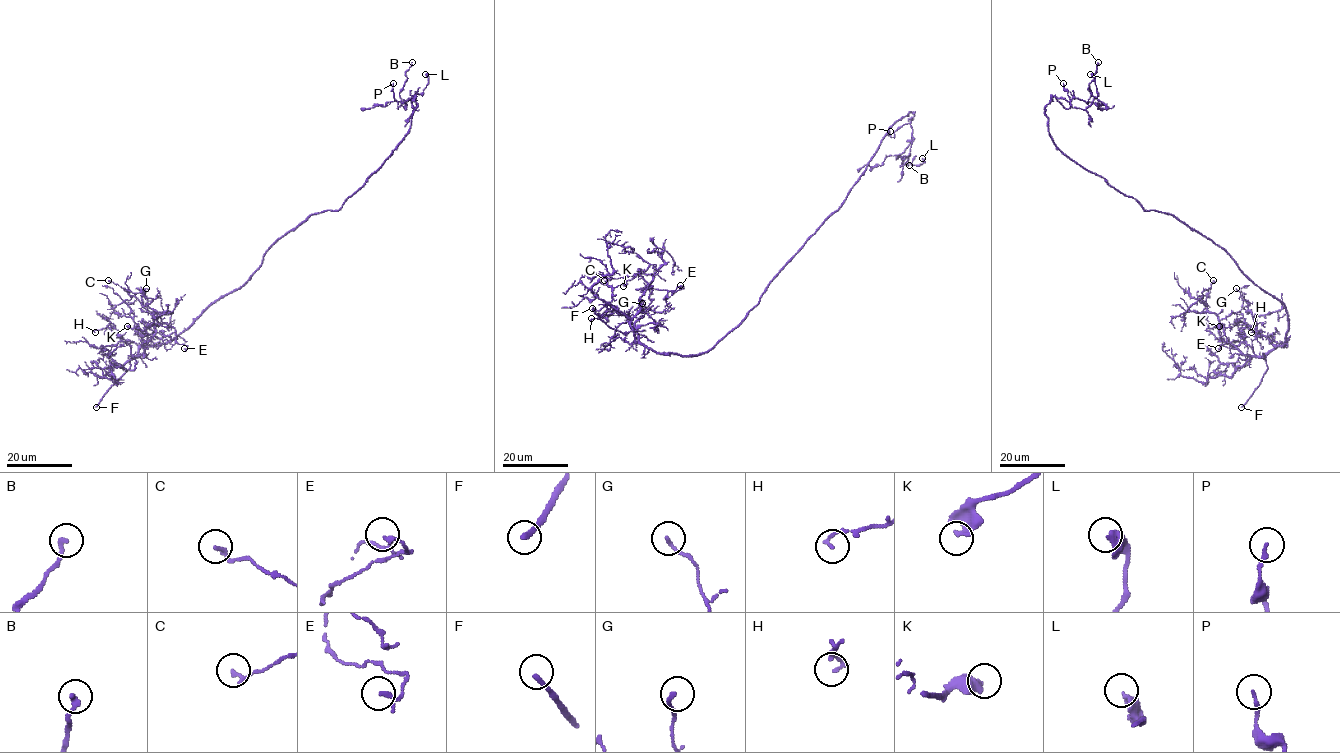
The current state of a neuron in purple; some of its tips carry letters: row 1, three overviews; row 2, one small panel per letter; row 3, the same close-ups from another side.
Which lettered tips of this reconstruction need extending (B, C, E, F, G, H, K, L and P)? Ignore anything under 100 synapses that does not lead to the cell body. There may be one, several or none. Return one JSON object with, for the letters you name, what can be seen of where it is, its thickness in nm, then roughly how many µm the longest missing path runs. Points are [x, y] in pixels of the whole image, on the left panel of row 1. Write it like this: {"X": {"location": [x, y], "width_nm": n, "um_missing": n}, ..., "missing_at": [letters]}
{"F": {"location": [96, 407], "width_nm": 200, "um_missing": 35}, "missing_at": ["F"]}

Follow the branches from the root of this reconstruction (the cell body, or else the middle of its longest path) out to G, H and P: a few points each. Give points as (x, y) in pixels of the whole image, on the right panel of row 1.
G: (1220, 247), (1284, 305), (1284, 345), (1262, 356), (1246, 356), (1222, 338), (1219, 320), (1242, 309), (1236, 288)
H: (1220, 247), (1286, 310), (1284, 345), (1256, 356), (1239, 329), (1247, 324), (1255, 327), (1251, 332)
P: (1220, 247), (1171, 214), (1145, 210), (1056, 145), (1045, 107), (1053, 97), (1070, 107), (1063, 83)

